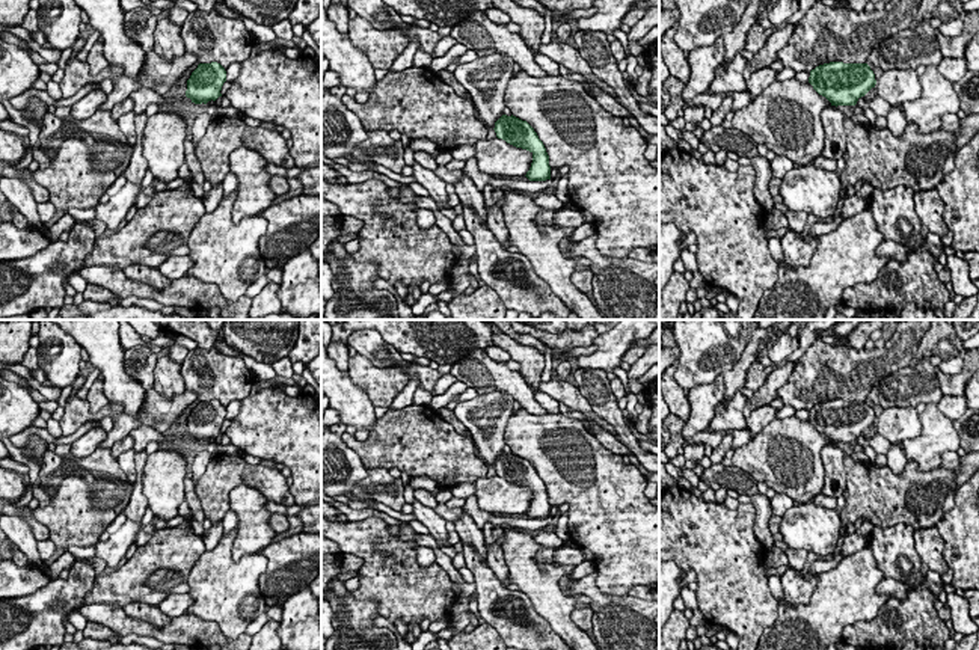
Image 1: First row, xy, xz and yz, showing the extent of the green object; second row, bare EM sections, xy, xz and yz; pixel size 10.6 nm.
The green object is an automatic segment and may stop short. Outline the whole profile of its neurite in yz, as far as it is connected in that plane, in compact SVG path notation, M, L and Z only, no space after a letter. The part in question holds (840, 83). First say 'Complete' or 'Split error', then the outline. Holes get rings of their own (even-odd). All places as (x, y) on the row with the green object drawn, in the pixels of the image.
Complete. M830 62L810 71L809 83L831 106L855 106L872 87L875 74L867 63Z

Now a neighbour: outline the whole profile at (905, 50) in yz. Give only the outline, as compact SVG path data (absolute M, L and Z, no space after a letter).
M902 30L879 42L867 57L869 66L888 69L916 69L919 65L931 66L943 60L940 44L935 36Z

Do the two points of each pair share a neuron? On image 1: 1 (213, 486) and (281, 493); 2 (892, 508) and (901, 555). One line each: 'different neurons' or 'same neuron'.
1: same neuron
2: different neurons

